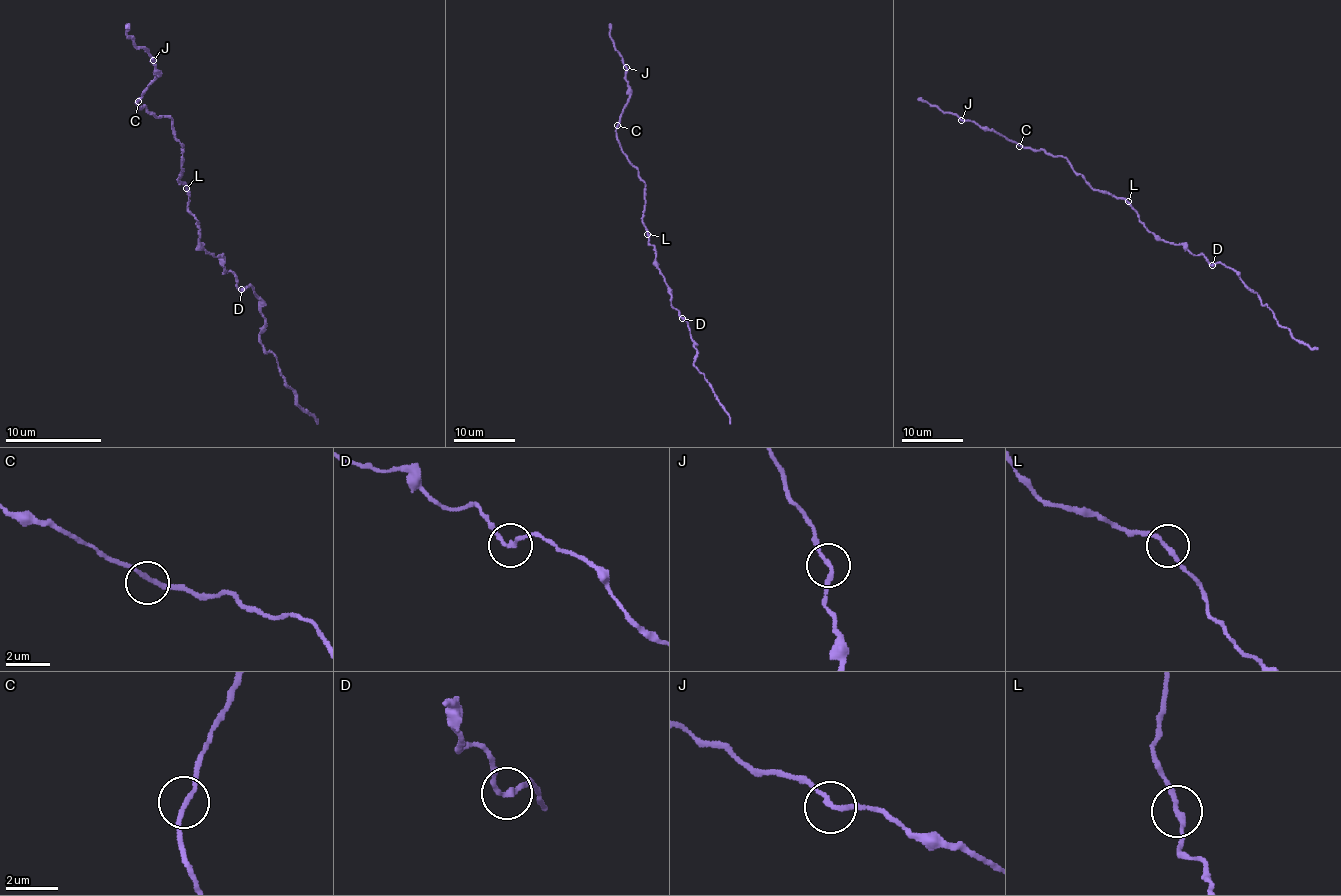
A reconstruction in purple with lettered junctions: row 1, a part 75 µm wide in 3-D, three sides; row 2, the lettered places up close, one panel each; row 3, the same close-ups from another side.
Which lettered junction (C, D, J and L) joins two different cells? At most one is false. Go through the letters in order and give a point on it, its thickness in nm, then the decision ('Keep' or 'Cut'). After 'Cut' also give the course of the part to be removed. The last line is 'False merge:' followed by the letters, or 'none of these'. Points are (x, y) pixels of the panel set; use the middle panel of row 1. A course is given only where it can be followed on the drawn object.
C: Place: (617, 125). Thickness 190 nm. Keep
D: Place: (682, 318). Thickness 190 nm. Keep
J: Place: (626, 67). Thickness 200 nm. Keep
L: Place: (647, 234). Thickness 200 nm. Keep
False merge: none of these

